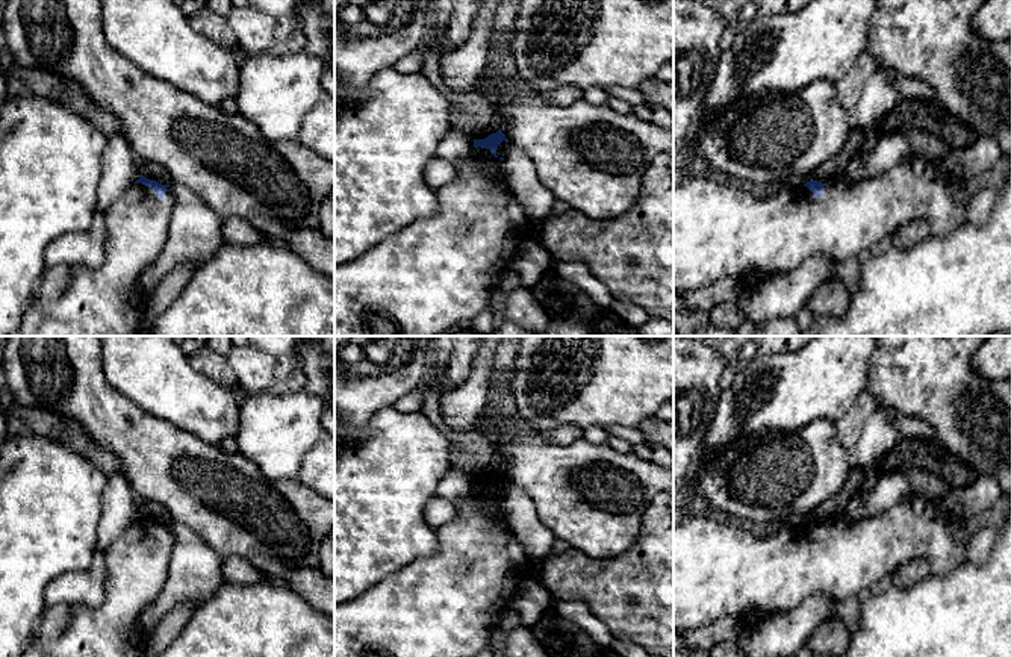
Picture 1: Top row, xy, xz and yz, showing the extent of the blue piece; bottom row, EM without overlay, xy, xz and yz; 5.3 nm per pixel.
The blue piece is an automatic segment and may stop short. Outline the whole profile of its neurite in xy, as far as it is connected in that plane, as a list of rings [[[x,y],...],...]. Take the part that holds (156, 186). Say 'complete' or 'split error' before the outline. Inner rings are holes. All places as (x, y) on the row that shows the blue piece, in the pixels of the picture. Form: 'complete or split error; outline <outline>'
split error; outline [[[141,176],[103,215],[104,262],[100,268],[45,268],[21,318],[20,336],[135,336],[144,297],[138,282],[165,248],[176,198],[170,185]]]

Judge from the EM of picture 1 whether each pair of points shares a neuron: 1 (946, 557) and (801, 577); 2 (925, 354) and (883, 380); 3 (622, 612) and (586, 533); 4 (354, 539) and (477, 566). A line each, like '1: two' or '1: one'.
1: one
2: one
3: two
4: two

